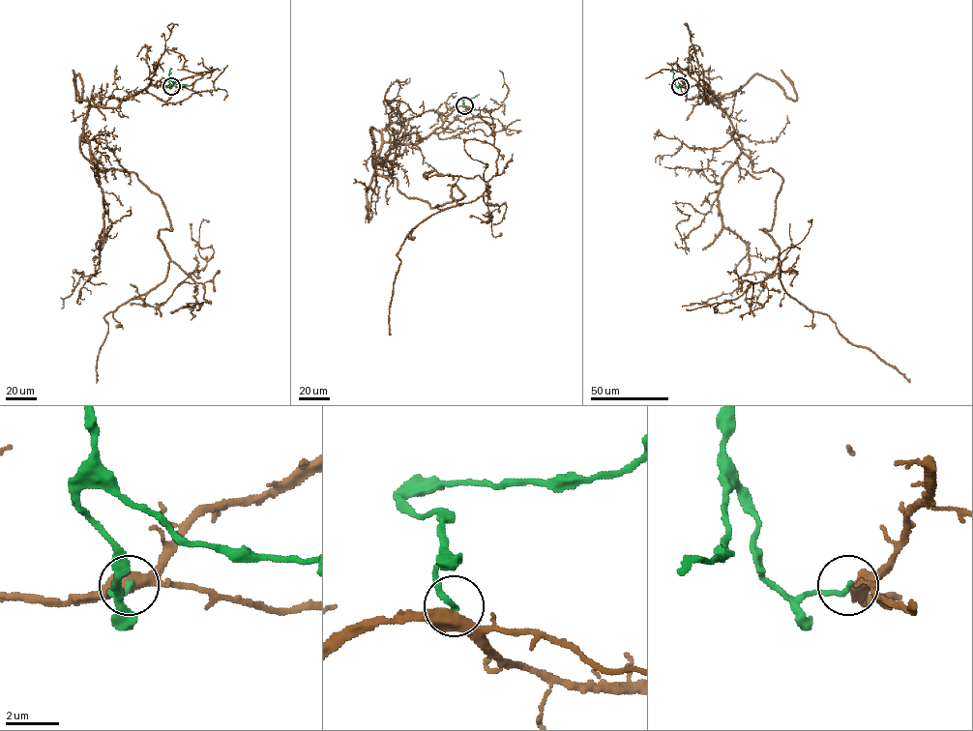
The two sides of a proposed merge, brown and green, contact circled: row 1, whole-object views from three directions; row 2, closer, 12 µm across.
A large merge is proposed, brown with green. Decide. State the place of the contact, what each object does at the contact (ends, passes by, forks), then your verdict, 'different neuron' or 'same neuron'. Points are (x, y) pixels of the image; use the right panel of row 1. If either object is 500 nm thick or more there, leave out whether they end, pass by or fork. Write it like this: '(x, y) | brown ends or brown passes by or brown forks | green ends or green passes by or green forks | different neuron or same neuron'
(680, 86) | different neuron

